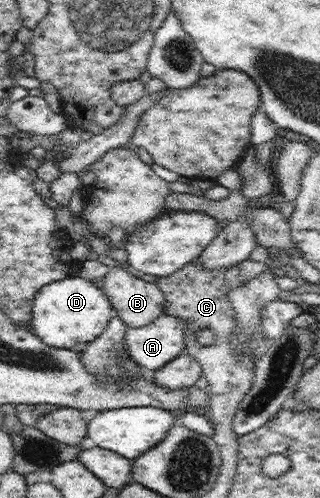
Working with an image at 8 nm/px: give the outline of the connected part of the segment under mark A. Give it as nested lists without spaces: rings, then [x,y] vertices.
[[[161,313],[151,324],[142,327],[127,326],[125,345],[128,357],[150,374],[154,373],[185,352],[186,328],[184,320],[166,313]]]

